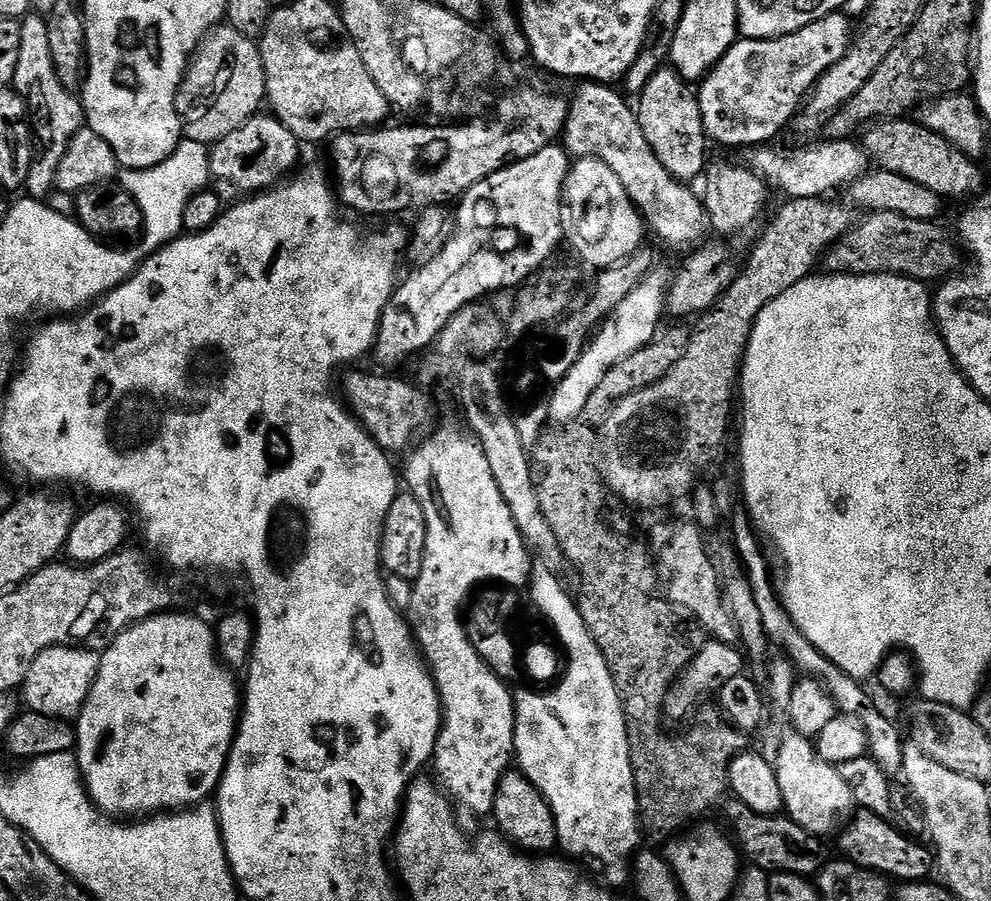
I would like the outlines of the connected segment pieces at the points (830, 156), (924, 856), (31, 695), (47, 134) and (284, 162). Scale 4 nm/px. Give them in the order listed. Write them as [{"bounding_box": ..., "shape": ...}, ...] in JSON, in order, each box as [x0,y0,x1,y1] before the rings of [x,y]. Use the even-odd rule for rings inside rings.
[{"bounding_box":[750,139,870,200],"shape":[[[825,139],[825,144],[814,144],[810,148],[800,148],[787,156],[784,152],[772,148],[776,146],[760,146],[751,153],[750,168],[769,189],[777,188],[785,192],[785,197],[793,200],[802,198],[824,198],[835,188],[847,189],[848,185],[862,178],[869,171],[870,157],[859,143],[847,140]]]},{"bounding_box":[839,810,934,882],"shape":[[[863,810],[857,811],[847,827],[839,833],[840,848],[844,851],[841,853],[859,868],[869,868],[871,872],[878,872],[896,882],[927,881],[931,877],[928,875],[934,872],[933,853],[929,849],[927,852],[926,849],[919,848],[915,844],[917,841],[905,835],[895,823],[888,823],[892,822],[883,816],[875,816],[872,812]]]},{"bounding_box":[20,647,101,721],"shape":[[[50,647],[34,660],[20,690],[24,692],[25,707],[34,713],[71,721],[88,700],[89,692],[100,669],[101,653],[84,648]]]},{"bounding_box":[15,14,86,201],"shape":[[[29,14],[20,20],[22,50],[18,50],[18,70],[15,78],[17,85],[32,84],[32,89],[26,92],[26,99],[38,125],[34,132],[38,141],[38,155],[32,161],[23,191],[31,199],[42,201],[47,201],[48,195],[53,195],[62,154],[66,154],[74,134],[78,134],[86,124],[81,97],[73,89],[62,86],[62,82],[58,82],[58,74],[54,74],[54,58],[50,58],[50,34],[46,30],[47,25],[47,19],[40,14]]]},{"bounding_box":[208,114,301,202],"shape":[[[257,114],[238,126],[234,134],[226,134],[226,138],[211,145],[208,157],[211,191],[218,193],[224,202],[239,202],[263,194],[277,187],[293,171],[291,168],[300,160],[300,149],[301,142],[281,120],[271,114]]]}]

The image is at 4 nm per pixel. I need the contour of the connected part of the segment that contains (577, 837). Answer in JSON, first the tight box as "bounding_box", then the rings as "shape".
{"bounding_box":[514,566,642,885],"shape":[[[542,566],[536,572],[535,596],[544,612],[555,621],[560,636],[568,645],[569,651],[572,651],[568,658],[572,666],[566,670],[566,679],[561,684],[555,685],[551,690],[544,690],[541,696],[524,692],[515,697],[514,760],[525,778],[544,795],[554,814],[559,851],[564,851],[565,853],[561,853],[565,857],[581,856],[582,859],[597,864],[604,871],[605,885],[627,885],[630,880],[630,861],[641,847],[642,829],[626,718],[620,695],[614,686],[614,678],[606,666],[606,658],[602,658],[602,650],[598,650],[577,601],[568,597],[567,590],[560,585],[555,574],[548,566]]]}

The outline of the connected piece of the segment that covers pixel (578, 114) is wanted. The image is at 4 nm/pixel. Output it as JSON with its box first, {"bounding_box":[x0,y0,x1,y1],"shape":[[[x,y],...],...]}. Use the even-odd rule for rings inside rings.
{"bounding_box":[562,82,712,249],"shape":[[[584,82],[568,100],[568,118],[562,146],[573,159],[594,157],[610,166],[631,202],[640,211],[645,225],[664,242],[680,248],[696,249],[705,243],[712,223],[701,197],[676,180],[650,149],[631,103],[627,104],[615,87]]]}

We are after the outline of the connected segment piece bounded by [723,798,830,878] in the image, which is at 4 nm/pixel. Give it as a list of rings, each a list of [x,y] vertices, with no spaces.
[[[735,798],[729,799],[723,808],[734,843],[751,867],[761,868],[769,874],[785,872],[812,878],[829,863],[830,855],[828,856],[828,848],[824,845],[827,843],[821,837],[811,836],[806,830],[802,830],[802,826],[788,819],[787,815],[763,816]]]

